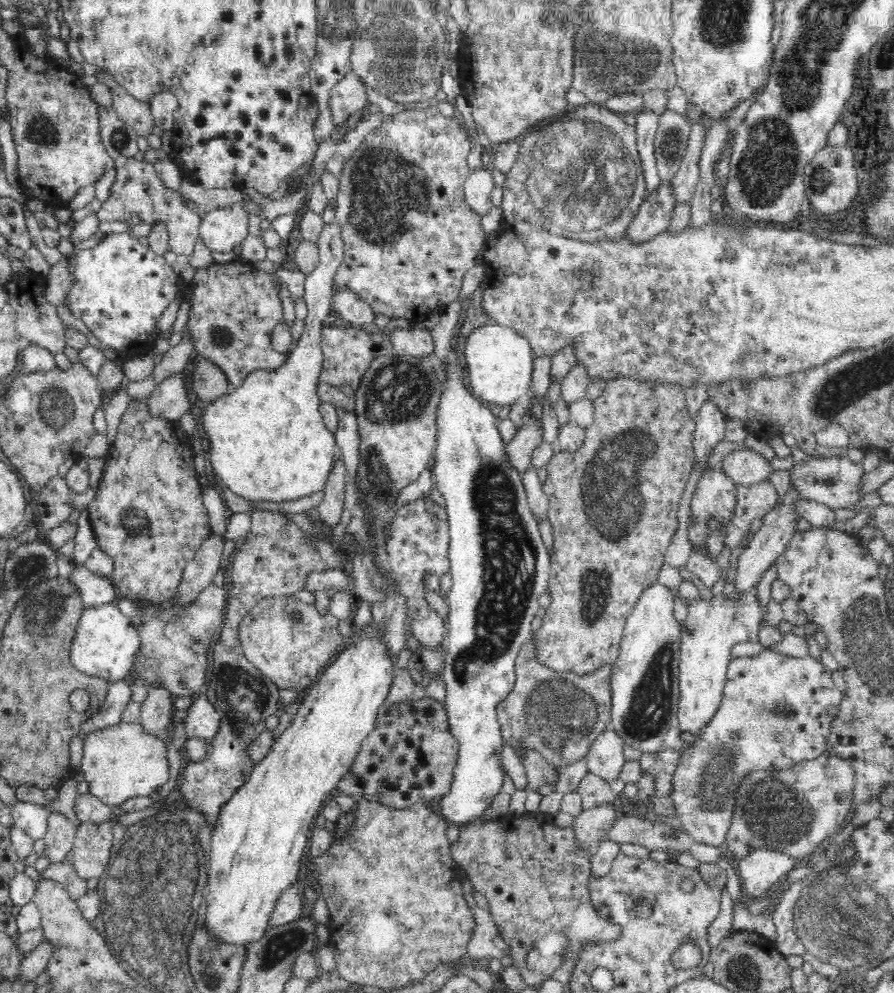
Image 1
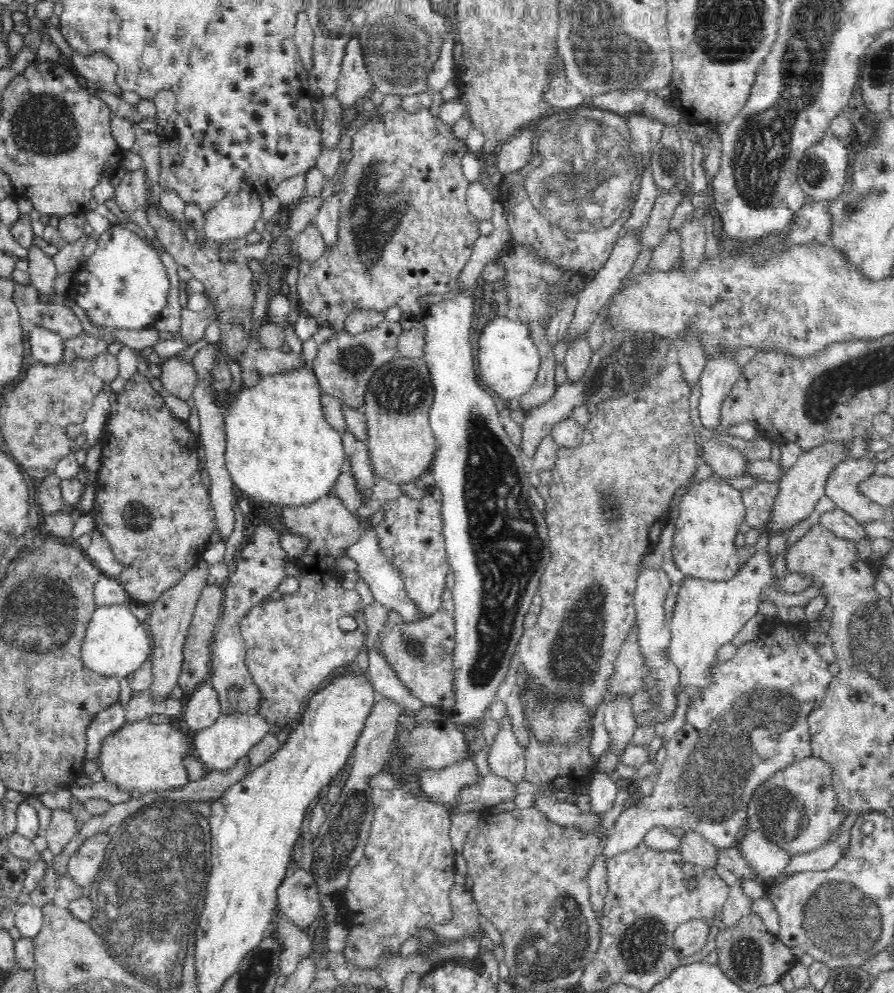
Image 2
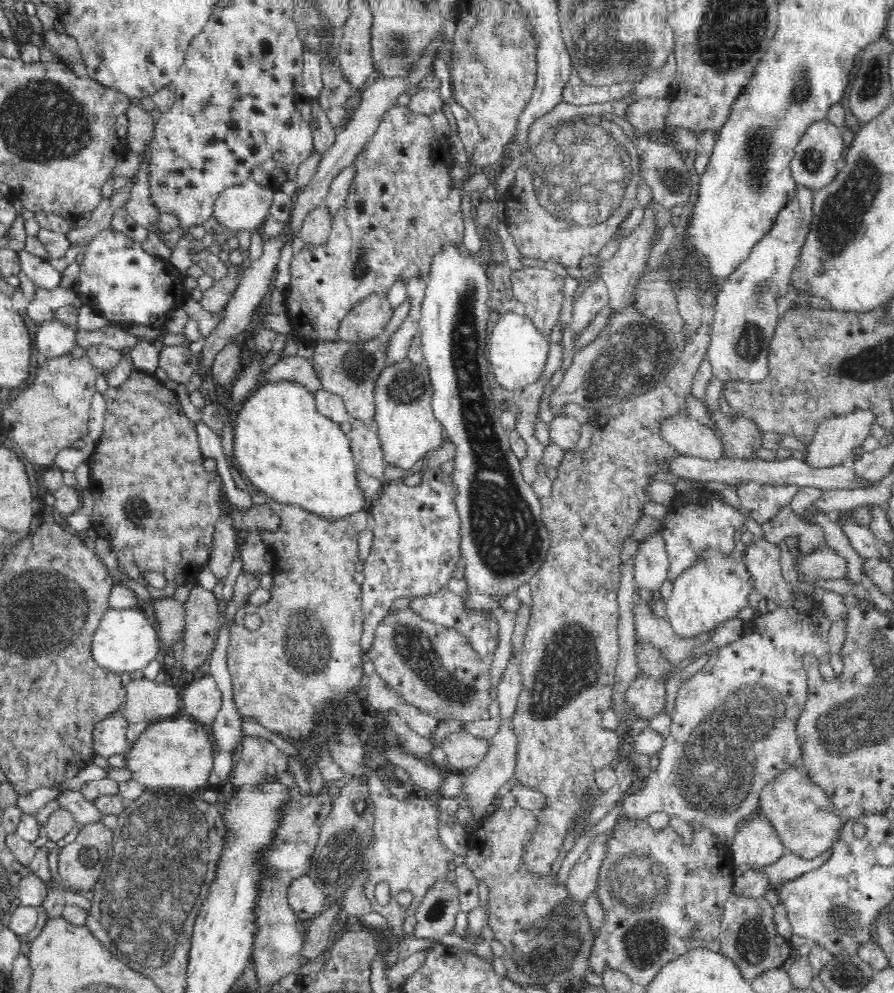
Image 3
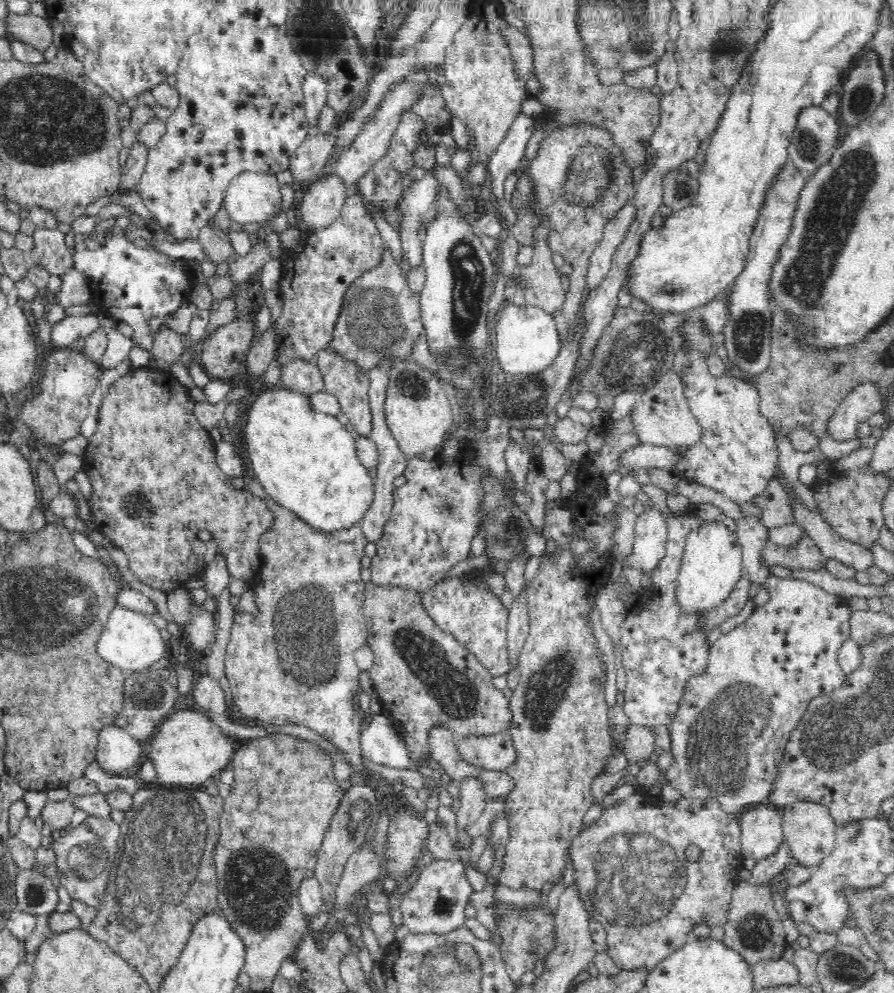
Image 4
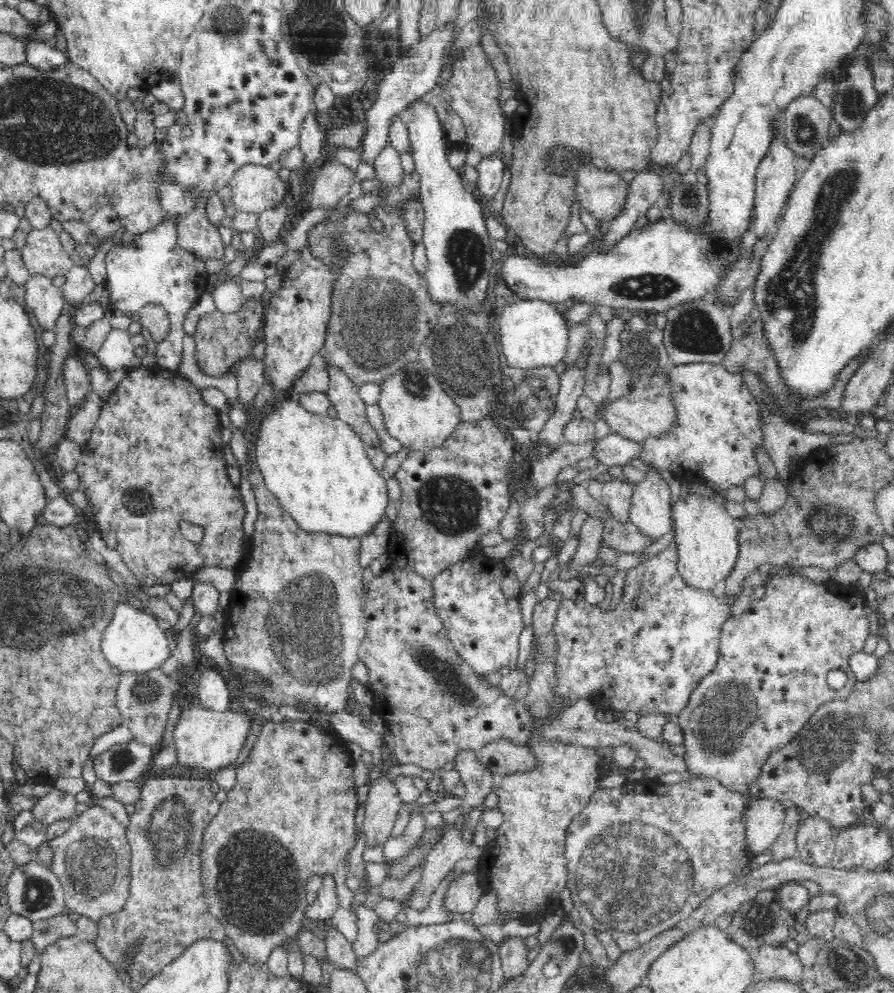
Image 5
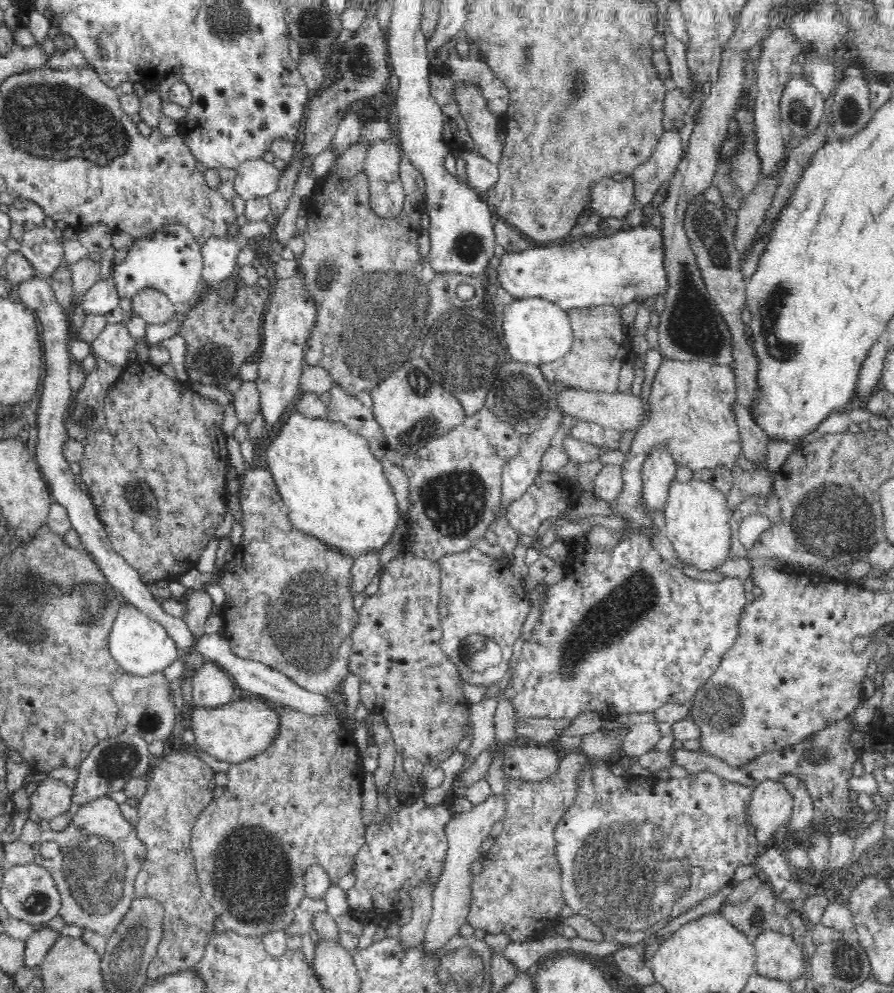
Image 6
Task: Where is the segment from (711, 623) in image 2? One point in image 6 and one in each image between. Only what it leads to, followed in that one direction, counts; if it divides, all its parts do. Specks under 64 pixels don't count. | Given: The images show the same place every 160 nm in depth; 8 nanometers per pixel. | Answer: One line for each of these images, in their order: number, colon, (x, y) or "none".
3: (711, 591)
4: (711, 564)
5: (705, 536)
6: (698, 519)

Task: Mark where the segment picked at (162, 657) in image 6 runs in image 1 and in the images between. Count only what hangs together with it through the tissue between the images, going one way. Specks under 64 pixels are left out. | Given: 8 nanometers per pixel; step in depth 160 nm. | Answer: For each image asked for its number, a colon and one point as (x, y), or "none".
1: (107, 643)
2: (117, 644)
3: (127, 640)
4: (130, 641)
5: (137, 643)

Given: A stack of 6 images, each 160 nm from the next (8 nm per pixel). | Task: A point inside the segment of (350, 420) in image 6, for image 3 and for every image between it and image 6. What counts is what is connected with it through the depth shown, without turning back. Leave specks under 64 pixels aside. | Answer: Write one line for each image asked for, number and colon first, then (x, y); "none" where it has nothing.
3: (350, 370)
4: (347, 382)
5: (343, 395)

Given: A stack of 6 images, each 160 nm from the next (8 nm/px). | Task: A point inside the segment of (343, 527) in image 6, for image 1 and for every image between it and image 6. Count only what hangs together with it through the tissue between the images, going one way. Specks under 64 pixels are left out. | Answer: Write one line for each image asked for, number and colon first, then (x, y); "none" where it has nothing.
1: (268, 442)
2: (280, 449)
3: (286, 449)
4: (307, 462)
5: (317, 467)

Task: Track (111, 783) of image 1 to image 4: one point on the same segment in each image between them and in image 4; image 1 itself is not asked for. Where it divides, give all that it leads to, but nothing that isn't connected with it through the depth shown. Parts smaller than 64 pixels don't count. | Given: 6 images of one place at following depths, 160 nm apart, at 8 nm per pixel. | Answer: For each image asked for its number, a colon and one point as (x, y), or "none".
2: (146, 757)
3: (179, 751)
4: (189, 749)

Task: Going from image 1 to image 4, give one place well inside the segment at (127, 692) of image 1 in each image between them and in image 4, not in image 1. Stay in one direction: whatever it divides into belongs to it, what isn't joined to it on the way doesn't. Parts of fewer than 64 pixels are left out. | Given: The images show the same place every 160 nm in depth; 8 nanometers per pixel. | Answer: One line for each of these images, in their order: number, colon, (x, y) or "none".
2: (109, 721)
3: (109, 736)
4: (117, 753)

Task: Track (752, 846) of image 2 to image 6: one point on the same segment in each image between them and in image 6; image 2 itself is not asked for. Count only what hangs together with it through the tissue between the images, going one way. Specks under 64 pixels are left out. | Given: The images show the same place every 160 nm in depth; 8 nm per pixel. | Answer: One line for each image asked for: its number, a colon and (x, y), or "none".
3: (756, 843)
4: (761, 825)
5: (764, 818)
6: (770, 804)

